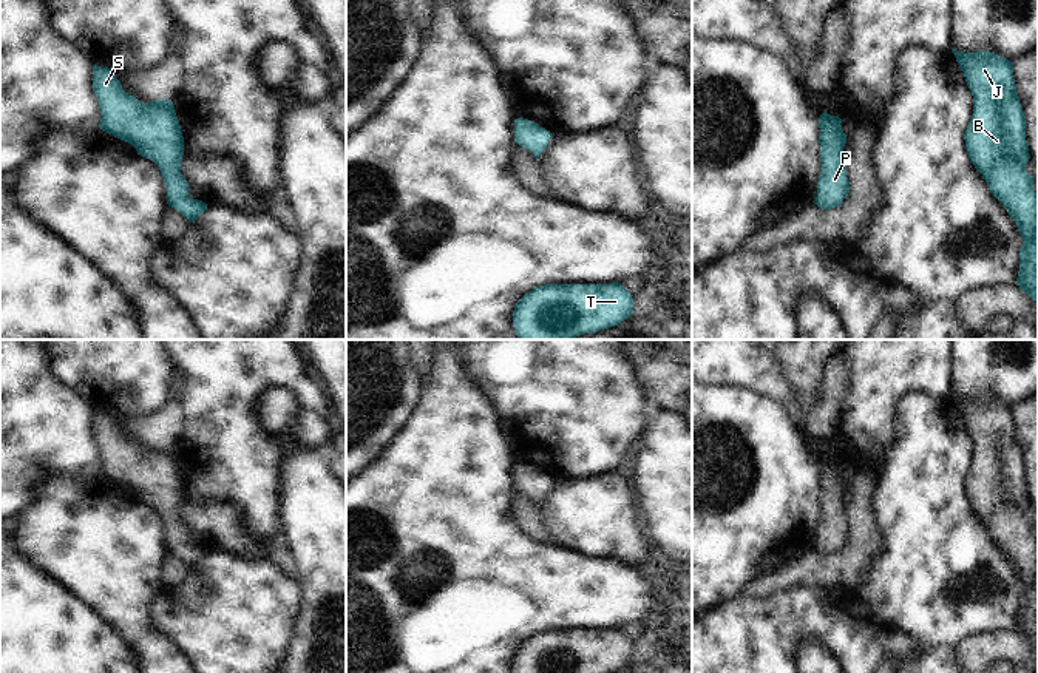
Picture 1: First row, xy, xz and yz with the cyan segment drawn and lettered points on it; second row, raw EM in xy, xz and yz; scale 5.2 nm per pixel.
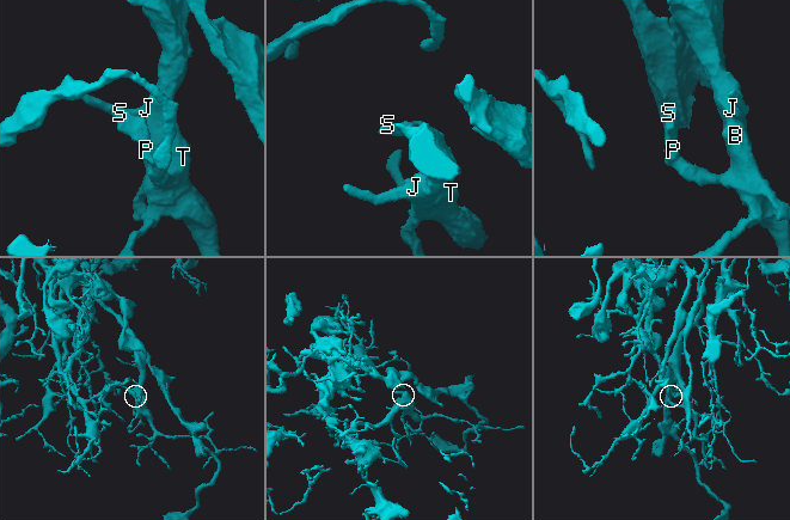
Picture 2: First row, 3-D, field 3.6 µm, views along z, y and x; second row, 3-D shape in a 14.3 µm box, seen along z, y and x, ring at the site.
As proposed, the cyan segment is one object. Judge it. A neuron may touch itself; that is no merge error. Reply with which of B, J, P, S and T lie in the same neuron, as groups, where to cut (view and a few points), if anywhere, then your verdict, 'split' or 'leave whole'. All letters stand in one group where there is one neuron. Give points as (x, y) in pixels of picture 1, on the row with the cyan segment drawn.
B J P S T | no cut | leave whole

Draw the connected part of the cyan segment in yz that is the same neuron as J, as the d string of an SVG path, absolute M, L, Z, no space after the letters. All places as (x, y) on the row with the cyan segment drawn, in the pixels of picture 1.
M990 51L952 52L973 96L973 116L964 134L967 154L1016 222L1024 239L1016 286L1038 303L1038 193L1026 171L1030 154L1013 62Z

